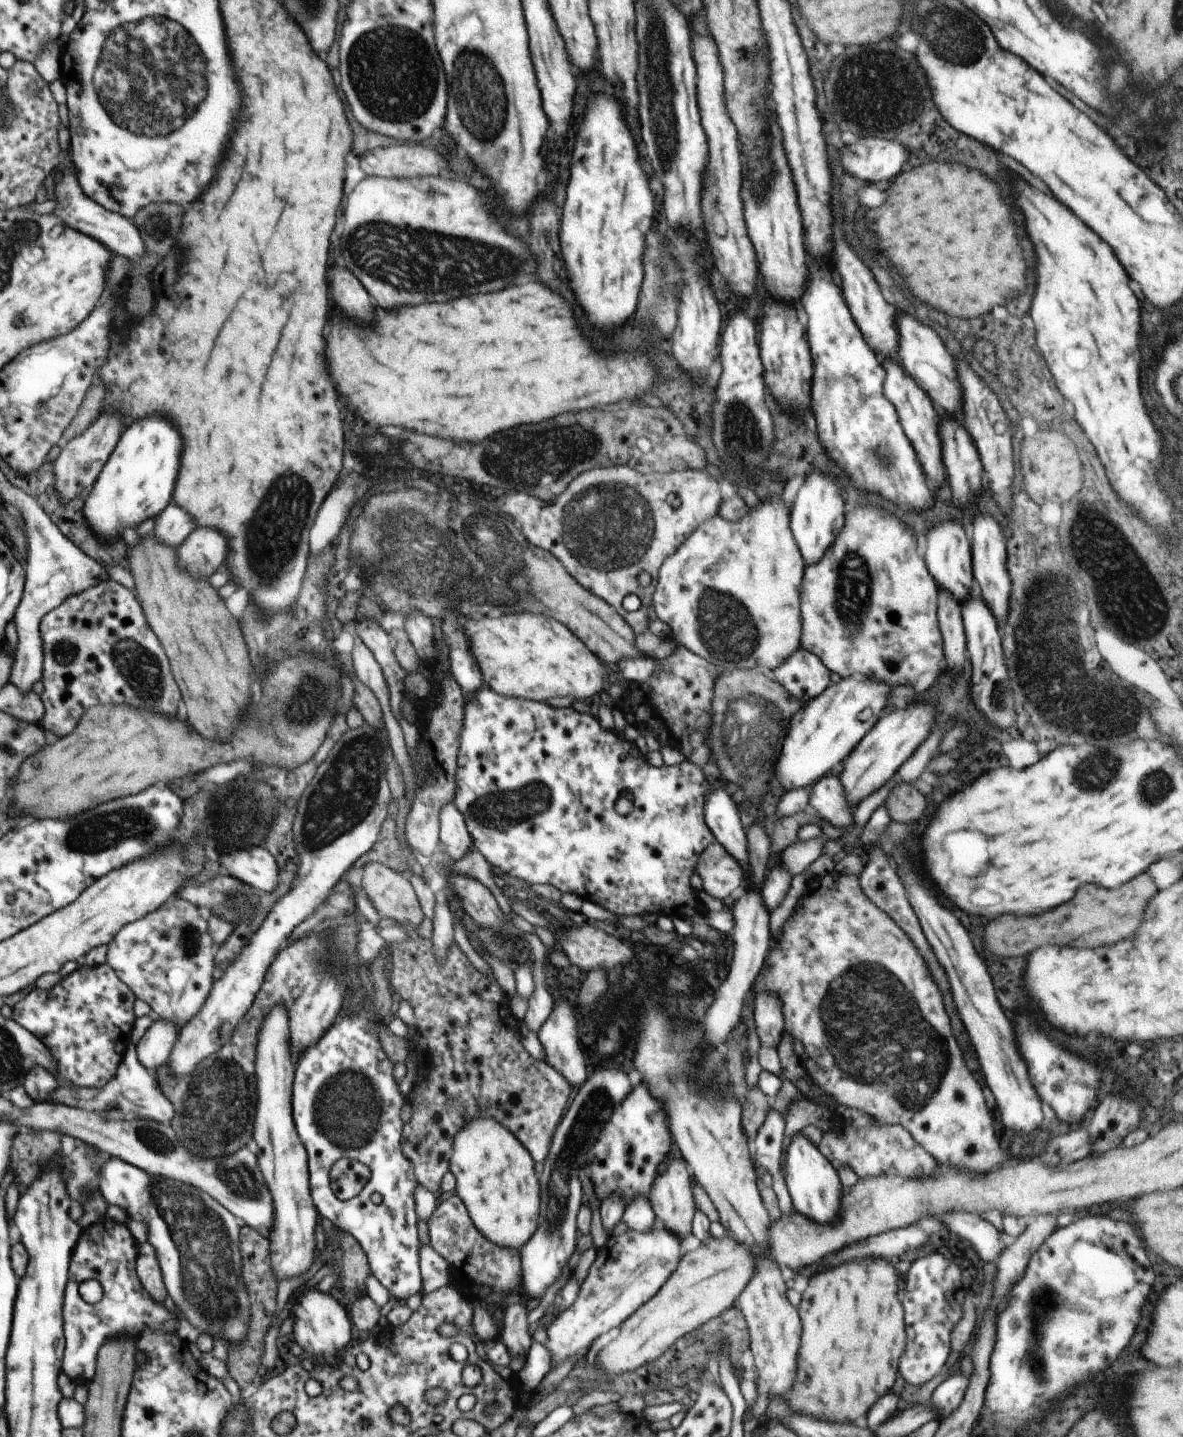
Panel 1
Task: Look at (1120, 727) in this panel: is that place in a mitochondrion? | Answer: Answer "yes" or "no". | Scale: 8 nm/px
yes

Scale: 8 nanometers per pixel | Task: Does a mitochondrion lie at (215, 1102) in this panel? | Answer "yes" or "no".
yes

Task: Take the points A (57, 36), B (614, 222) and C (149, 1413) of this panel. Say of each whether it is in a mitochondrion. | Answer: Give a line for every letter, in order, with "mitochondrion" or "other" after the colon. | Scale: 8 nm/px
A: other
B: other
C: other

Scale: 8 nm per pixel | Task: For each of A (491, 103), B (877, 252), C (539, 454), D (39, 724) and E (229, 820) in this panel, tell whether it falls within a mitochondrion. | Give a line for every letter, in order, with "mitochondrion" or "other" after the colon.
A: mitochondrion
B: other
C: mitochondrion
D: other
E: mitochondrion

